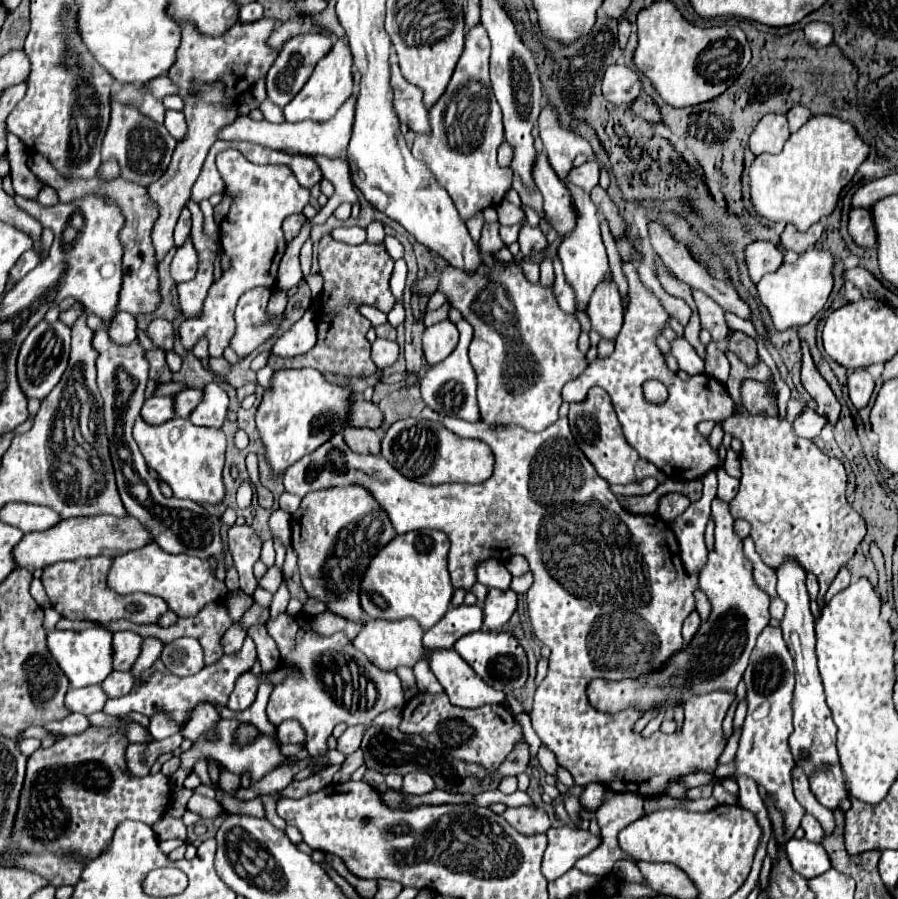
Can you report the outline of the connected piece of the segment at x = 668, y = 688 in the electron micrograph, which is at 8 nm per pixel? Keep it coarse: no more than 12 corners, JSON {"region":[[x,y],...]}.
{"region":[[713,498],[715,546],[699,574],[713,610],[663,670],[593,680],[601,712],[735,690],[769,594]]}

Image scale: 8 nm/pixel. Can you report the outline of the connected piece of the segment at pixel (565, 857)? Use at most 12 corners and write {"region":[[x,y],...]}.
{"region":[[549,828],[543,874],[563,876],[593,852],[589,830]]}

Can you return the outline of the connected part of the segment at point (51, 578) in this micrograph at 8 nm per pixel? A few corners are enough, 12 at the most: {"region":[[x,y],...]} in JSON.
{"region":[[105,556],[55,562],[41,582],[69,620],[155,624],[167,604],[105,586]]}

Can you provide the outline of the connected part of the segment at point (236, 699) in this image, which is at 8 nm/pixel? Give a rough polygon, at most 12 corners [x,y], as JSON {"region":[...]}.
{"region":[[241,674],[227,707],[237,712],[255,702],[261,678]]}

